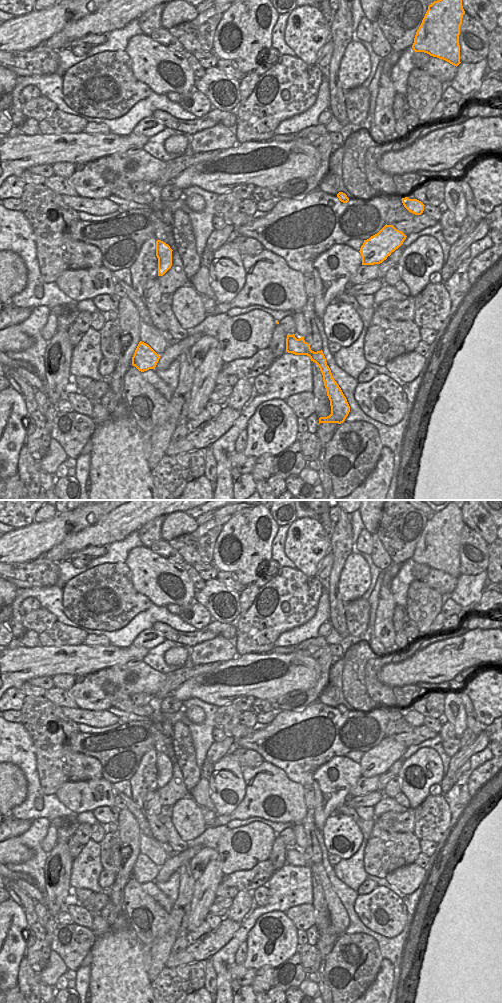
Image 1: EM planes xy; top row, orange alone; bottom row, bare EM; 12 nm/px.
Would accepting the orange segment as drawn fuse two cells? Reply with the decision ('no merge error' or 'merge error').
no merge error

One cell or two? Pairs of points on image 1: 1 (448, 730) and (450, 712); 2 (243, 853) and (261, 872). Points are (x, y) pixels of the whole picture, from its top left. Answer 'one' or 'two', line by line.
1: two
2: two

